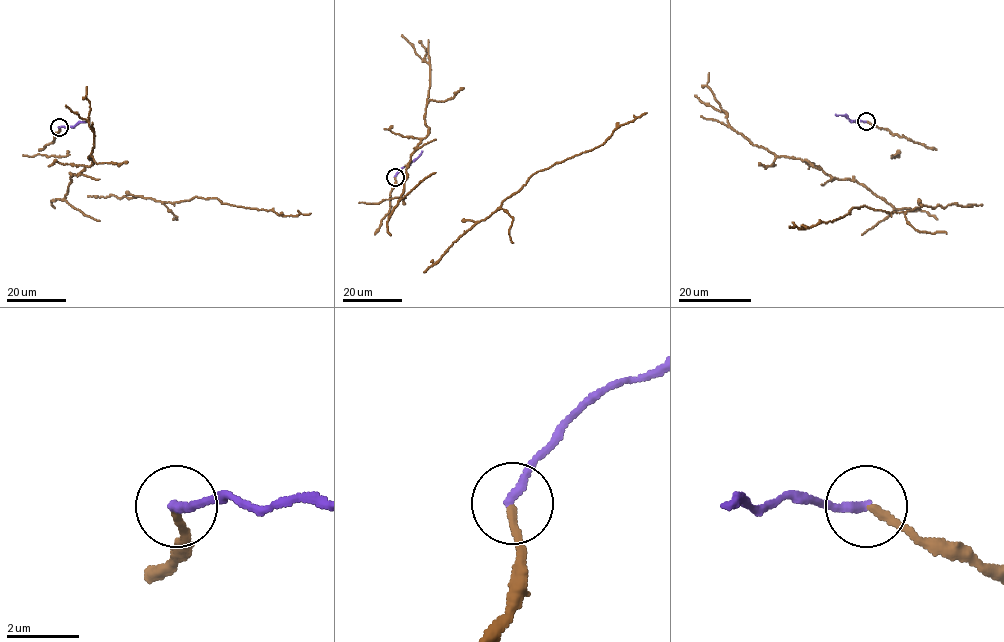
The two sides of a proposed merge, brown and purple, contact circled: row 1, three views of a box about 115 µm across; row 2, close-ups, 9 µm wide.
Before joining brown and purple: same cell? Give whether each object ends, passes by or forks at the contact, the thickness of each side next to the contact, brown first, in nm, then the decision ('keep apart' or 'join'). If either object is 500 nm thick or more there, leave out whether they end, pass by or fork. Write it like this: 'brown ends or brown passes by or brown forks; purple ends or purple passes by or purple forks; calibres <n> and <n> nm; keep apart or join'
brown ends; purple ends; calibres 200 and 240 nm; keep apart

